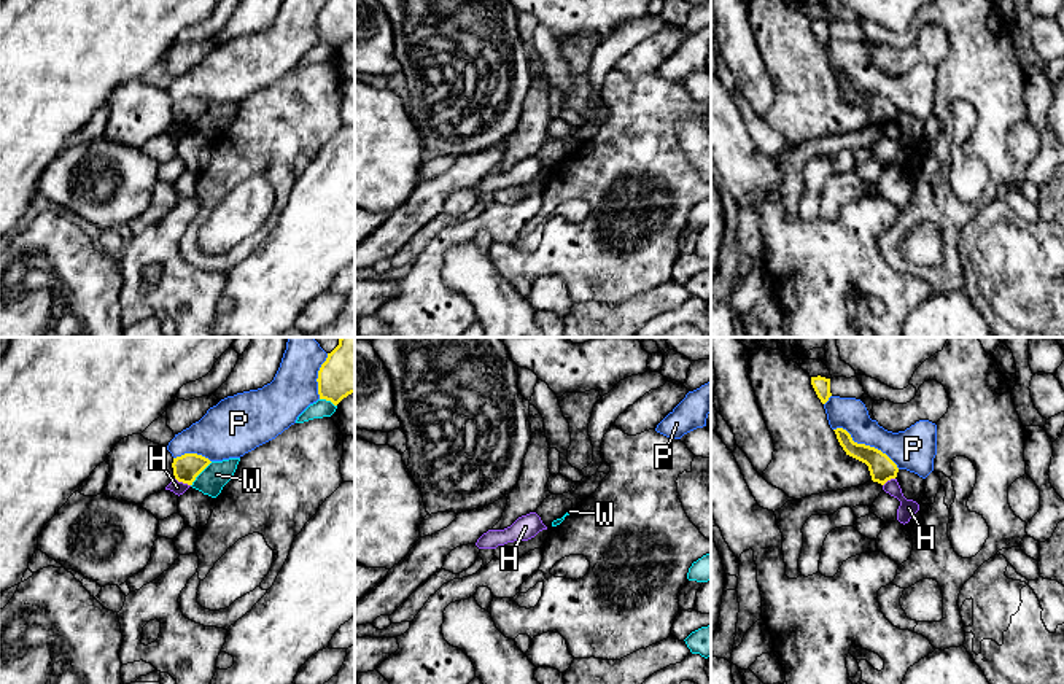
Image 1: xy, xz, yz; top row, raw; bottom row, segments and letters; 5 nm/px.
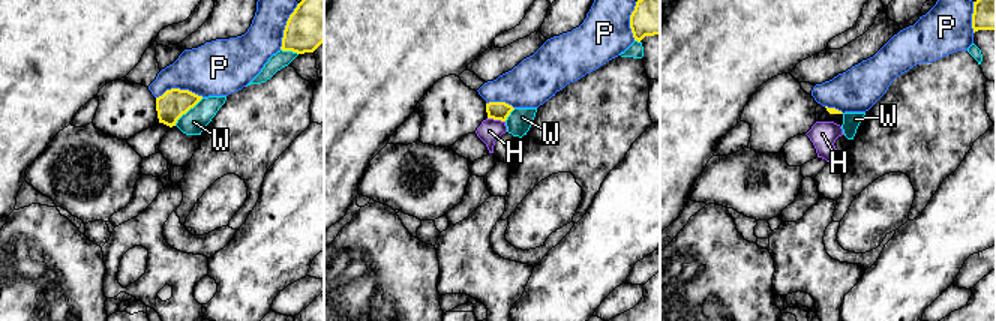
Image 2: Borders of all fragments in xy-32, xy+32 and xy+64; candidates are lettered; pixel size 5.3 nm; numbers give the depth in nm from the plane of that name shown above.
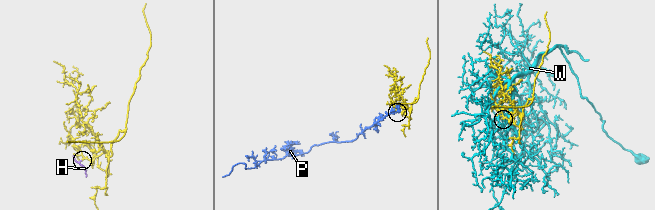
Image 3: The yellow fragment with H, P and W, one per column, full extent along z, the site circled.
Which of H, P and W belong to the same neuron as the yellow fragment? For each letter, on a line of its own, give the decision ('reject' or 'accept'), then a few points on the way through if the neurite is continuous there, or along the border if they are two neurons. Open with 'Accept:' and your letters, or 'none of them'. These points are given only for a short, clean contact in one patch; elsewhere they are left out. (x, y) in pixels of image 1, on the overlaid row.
Accept: none of them
H: reject | along xy (175, 478), (190, 485)
P: reject
W: reject

